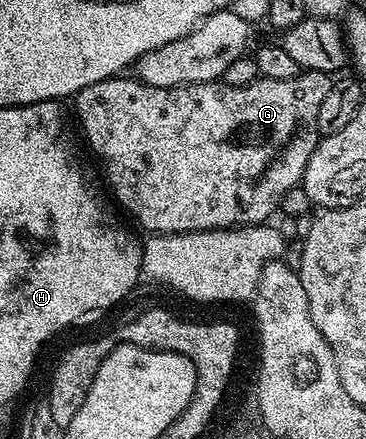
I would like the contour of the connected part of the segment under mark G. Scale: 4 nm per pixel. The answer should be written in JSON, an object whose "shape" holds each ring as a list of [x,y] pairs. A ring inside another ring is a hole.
{"shape":[[[302,71],[288,81],[272,81],[257,78],[246,87],[233,87],[221,81],[213,83],[189,83],[187,87],[157,87],[148,85],[137,77],[111,77],[96,85],[88,85],[78,92],[73,100],[78,110],[78,123],[90,142],[90,147],[102,158],[106,166],[106,175],[110,178],[110,187],[118,198],[118,203],[124,210],[143,227],[154,235],[193,235],[195,231],[221,231],[236,227],[262,225],[267,222],[270,214],[279,210],[279,203],[288,189],[299,186],[302,174],[316,149],[320,132],[318,129],[318,114],[320,105],[324,105],[324,97],[330,95],[332,79],[324,71]]]}

